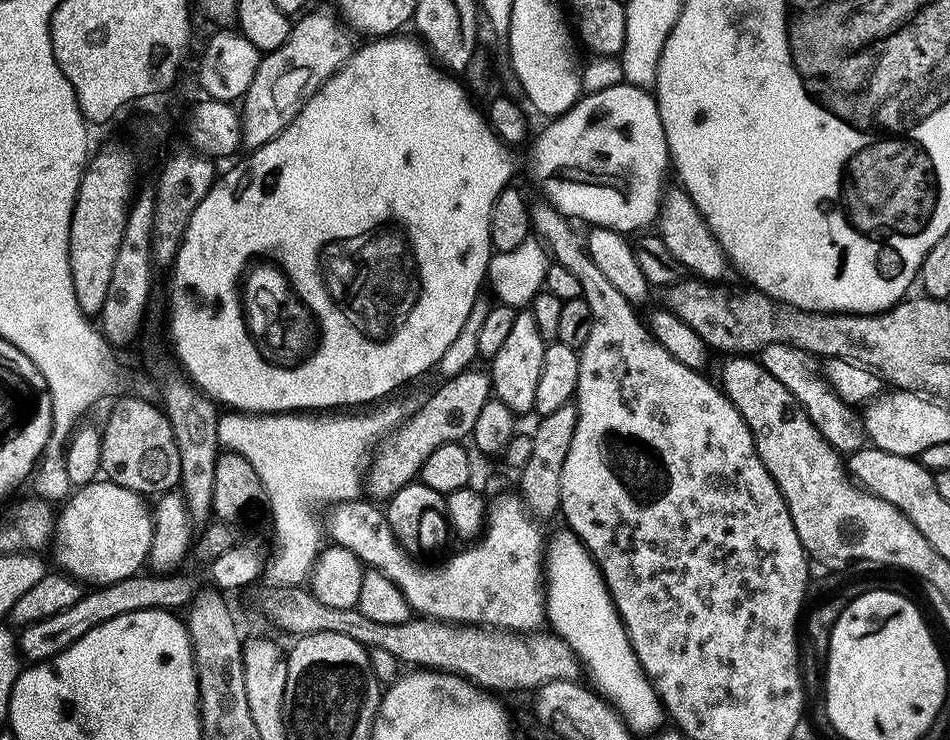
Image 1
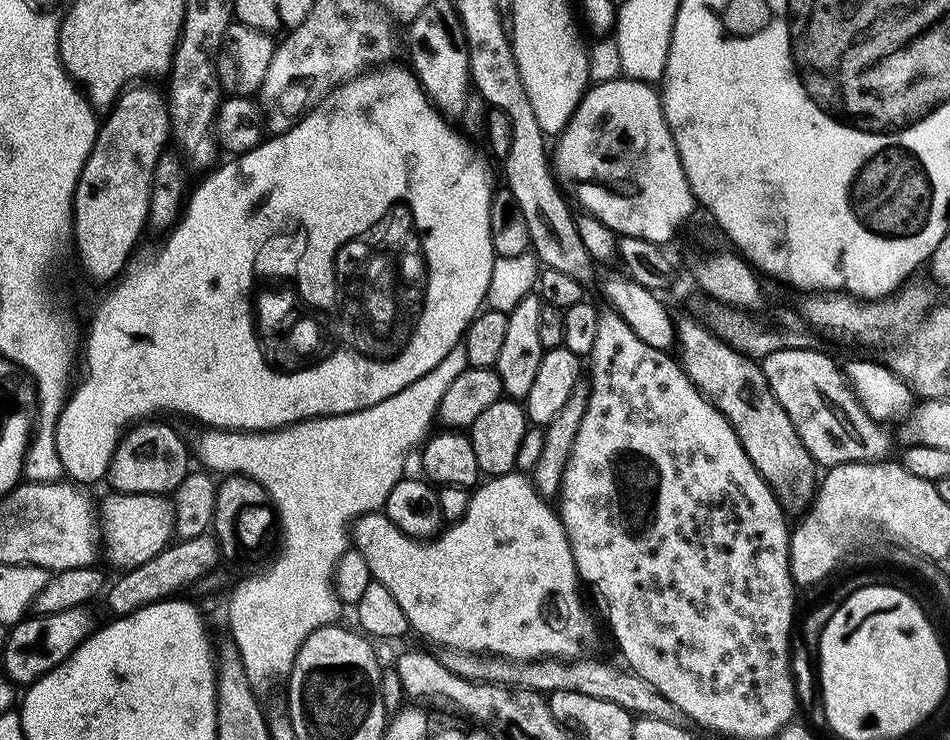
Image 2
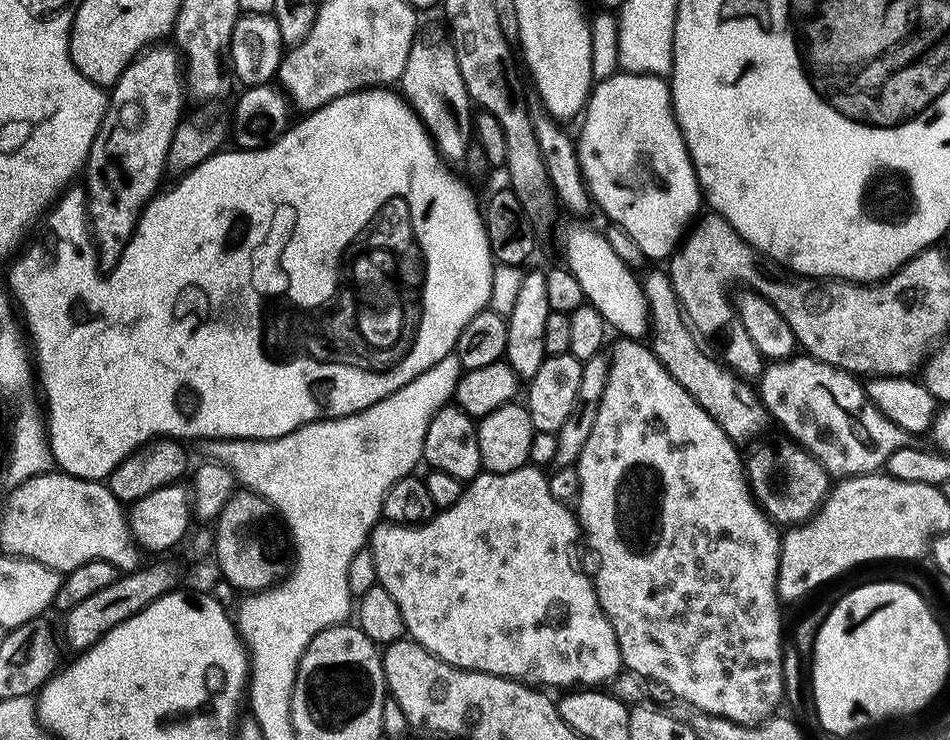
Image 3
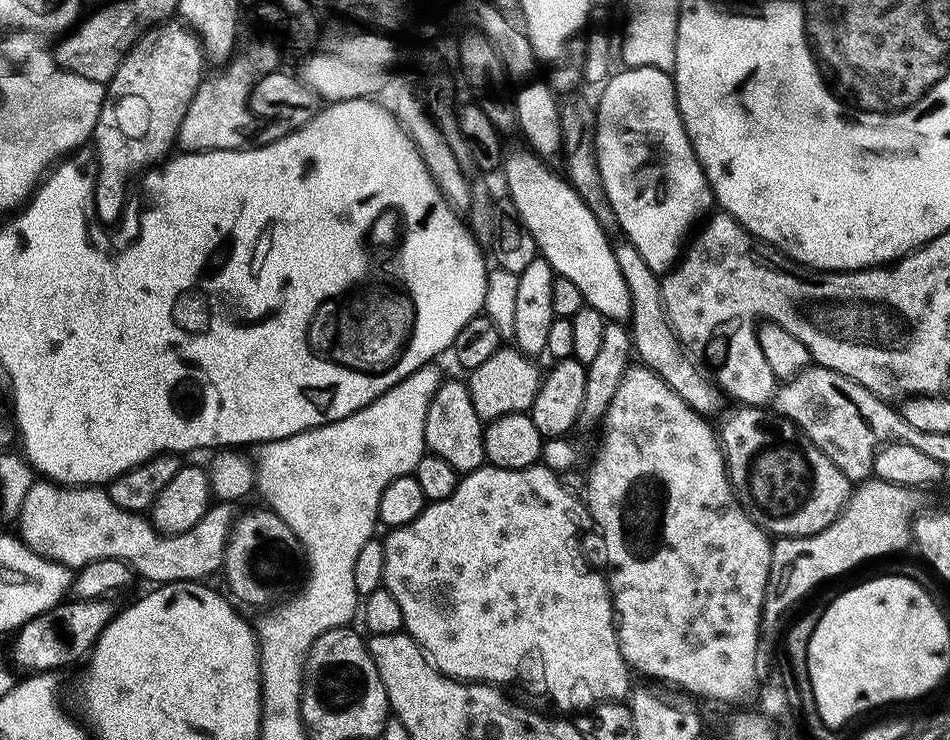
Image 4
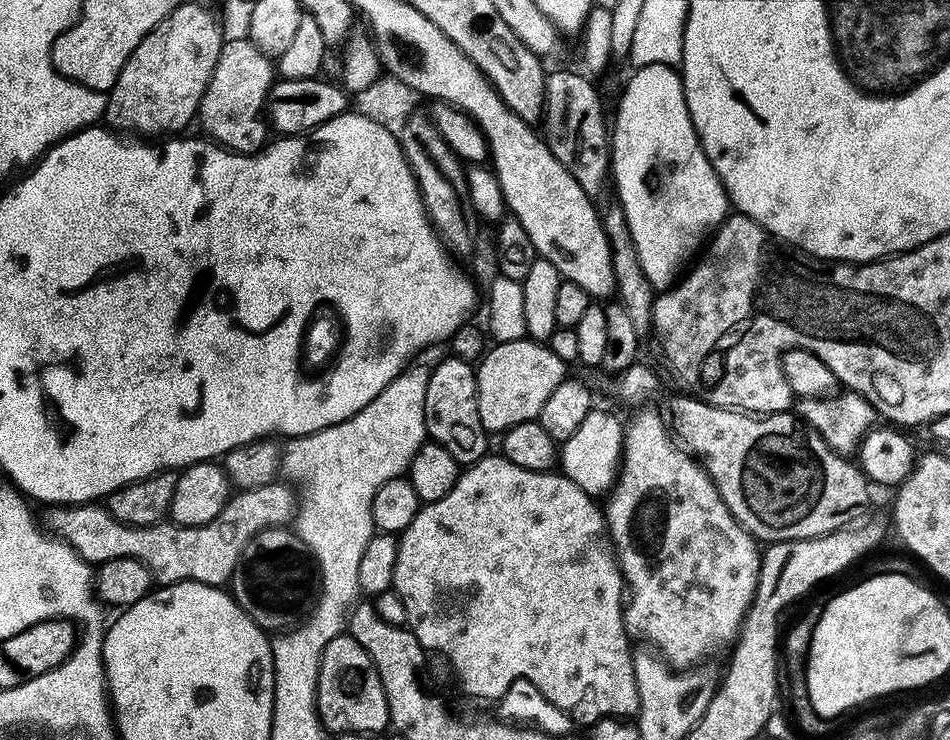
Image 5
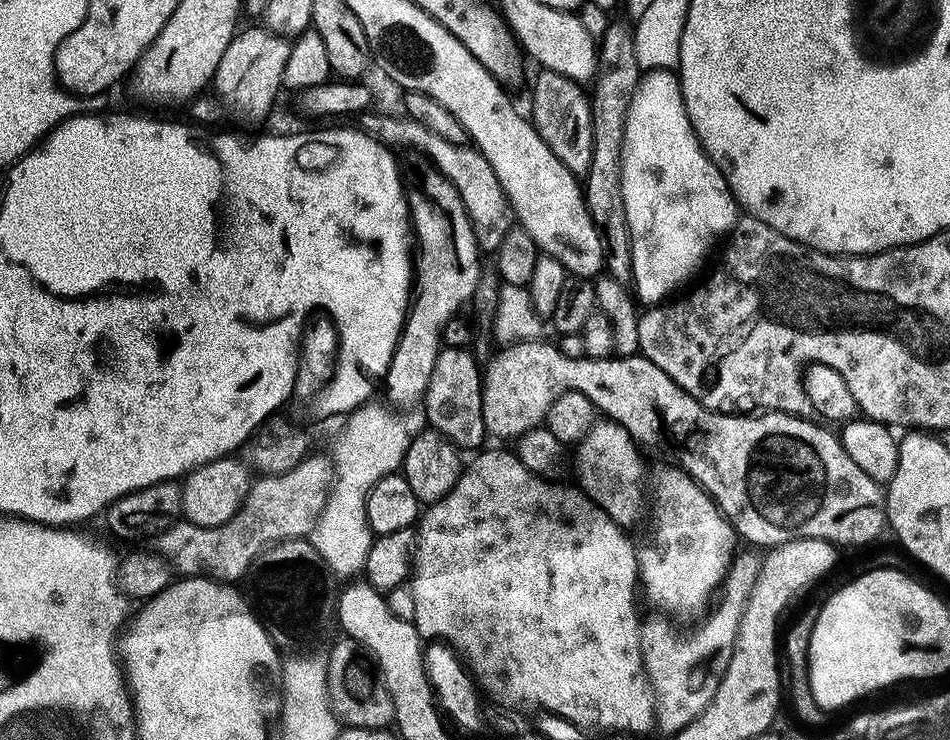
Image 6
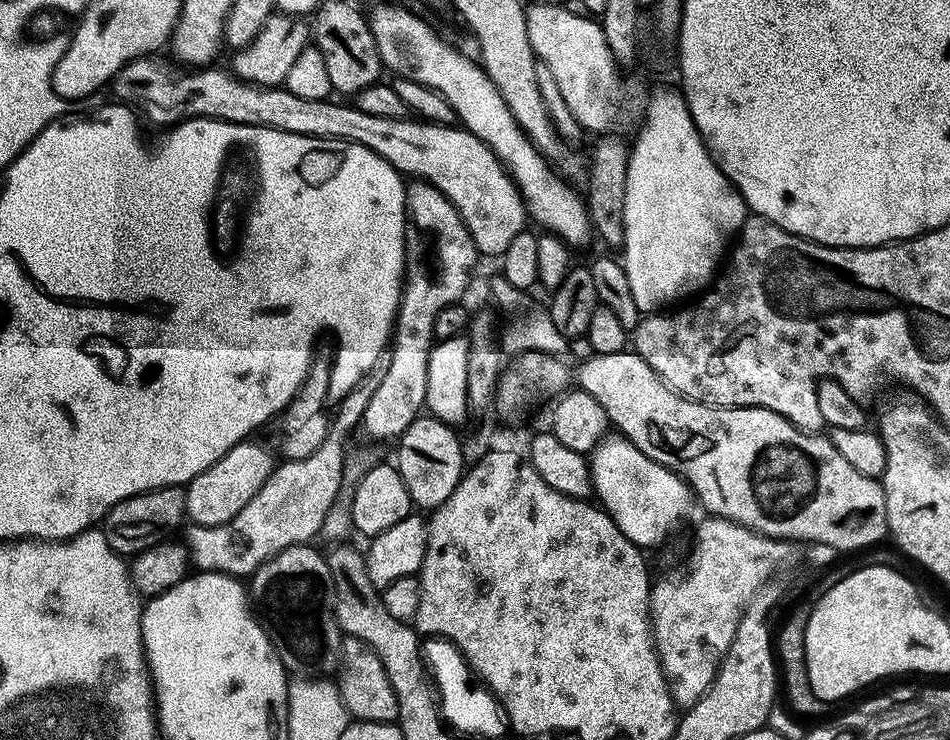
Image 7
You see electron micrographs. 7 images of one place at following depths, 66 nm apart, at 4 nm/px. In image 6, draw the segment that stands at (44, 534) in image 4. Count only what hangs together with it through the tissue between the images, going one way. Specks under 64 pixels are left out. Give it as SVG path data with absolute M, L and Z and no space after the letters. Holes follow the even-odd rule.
M309 453L300 464L285 473L253 479L240 508L232 518L222 522L222 526L194 526L187 522L171 524L155 537L155 551L173 573L181 577L243 581L250 562L262 549L277 544L279 540L299 540L311 533L334 479L331 457L325 453Z

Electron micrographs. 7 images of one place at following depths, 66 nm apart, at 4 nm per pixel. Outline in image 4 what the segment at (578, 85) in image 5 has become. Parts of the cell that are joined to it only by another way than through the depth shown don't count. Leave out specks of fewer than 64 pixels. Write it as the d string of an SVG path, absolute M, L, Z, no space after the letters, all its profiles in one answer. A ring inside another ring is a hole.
M569 97L561 105L560 121L562 122L563 149L562 156L566 162L566 171L569 184L582 198L583 204L594 214L594 218L601 226L602 232L609 239L615 239L621 235L620 223L610 200L606 196L605 186L602 184L601 171L598 170L596 158L596 112L593 103L580 98Z

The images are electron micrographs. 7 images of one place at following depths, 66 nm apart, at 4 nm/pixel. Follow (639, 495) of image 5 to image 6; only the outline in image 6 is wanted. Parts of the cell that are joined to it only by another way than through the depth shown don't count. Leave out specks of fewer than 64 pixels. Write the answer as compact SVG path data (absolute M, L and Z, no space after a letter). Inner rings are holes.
M671 467L661 474L652 492L648 545L641 547L636 554L640 571L638 584L643 599L645 596L656 607L653 609L672 618L699 617L709 607L714 593L723 585L737 551L738 537L707 492L683 468Z

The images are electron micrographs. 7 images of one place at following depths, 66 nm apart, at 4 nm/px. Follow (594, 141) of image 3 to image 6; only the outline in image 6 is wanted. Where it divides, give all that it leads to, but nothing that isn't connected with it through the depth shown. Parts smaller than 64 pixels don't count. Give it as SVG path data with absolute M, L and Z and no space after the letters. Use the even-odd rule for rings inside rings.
M653 68L641 75L626 114L620 169L622 198L626 198L626 222L632 235L634 296L641 305L655 306L681 291L679 288L699 270L708 251L717 247L716 239L731 232L738 219L736 197L728 189L724 173L704 153L704 147L692 129L680 78L675 71Z

